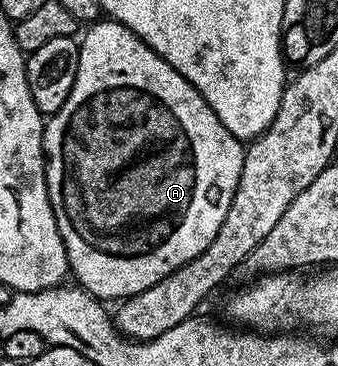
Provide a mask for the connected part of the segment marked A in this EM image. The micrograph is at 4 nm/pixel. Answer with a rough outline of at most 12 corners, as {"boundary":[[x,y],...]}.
{"boundary":[[122,23],[45,125],[72,278],[151,289],[215,241],[245,147]]}

